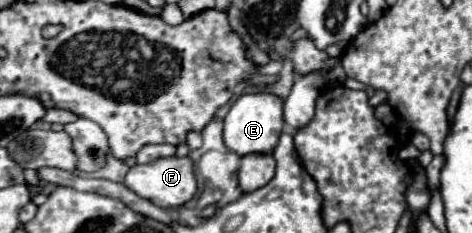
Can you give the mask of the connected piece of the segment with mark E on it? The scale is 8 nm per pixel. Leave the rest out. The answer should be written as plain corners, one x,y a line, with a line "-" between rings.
256,91
256,93
244,93
240,95
226,119
224,119
224,143
228,149
236,151
238,155
248,155
248,153
270,153
278,137
284,129
284,115
282,115
282,105
284,101
274,95
272,91

